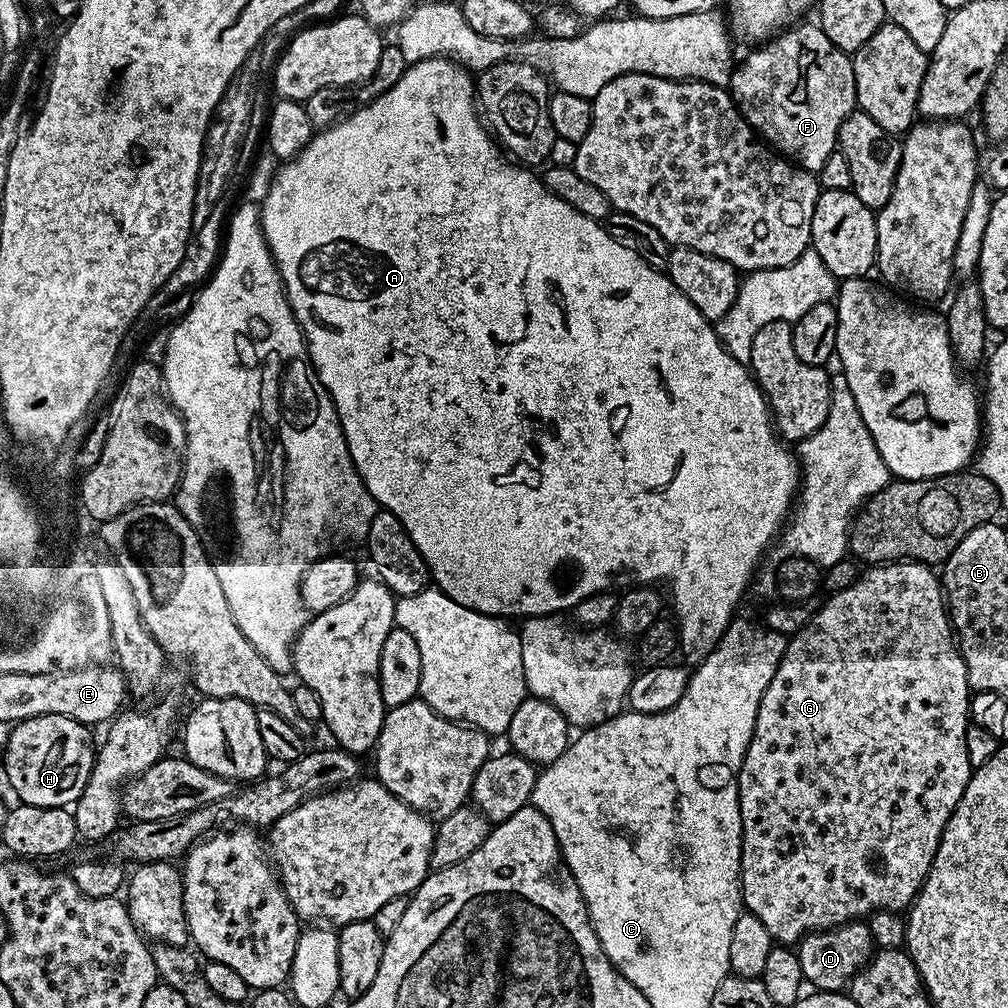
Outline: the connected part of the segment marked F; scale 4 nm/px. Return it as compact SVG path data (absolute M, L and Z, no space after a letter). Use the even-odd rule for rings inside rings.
M797 23L775 38L751 49L752 53L732 69L730 95L744 115L744 121L779 155L795 162L807 172L819 173L822 162L837 151L838 130L857 107L854 70L849 53L843 52L826 38L819 23Z

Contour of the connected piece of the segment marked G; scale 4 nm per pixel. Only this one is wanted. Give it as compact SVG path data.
M889 562L879 566L872 566L863 573L862 578L858 579L855 584L848 589L842 589L841 592L833 592L828 596L829 600L821 608L817 607L813 611L811 620L808 625L795 636L788 640L788 648L784 651L784 656L780 659L778 670L774 678L770 678L770 686L766 686L766 694L762 694L762 702L758 706L758 718L754 726L754 734L750 738L750 746L744 755L744 761L740 767L740 817L742 818L742 842L740 843L740 895L742 897L743 907L766 930L770 930L773 941L780 946L796 946L808 935L809 932L823 932L826 928L837 928L839 924L847 924L855 921L857 918L867 918L873 912L899 912L903 913L911 905L916 896L920 893L920 888L924 885L924 879L928 876L930 866L934 862L934 854L940 845L942 830L946 822L950 822L950 814L958 806L966 786L970 782L974 771L974 765L970 758L966 758L966 730L970 726L970 689L968 687L968 675L964 659L960 656L960 649L954 639L954 629L952 621L948 618L948 609L946 607L946 597L942 587L942 580L939 575L936 576L931 567L919 562Z

